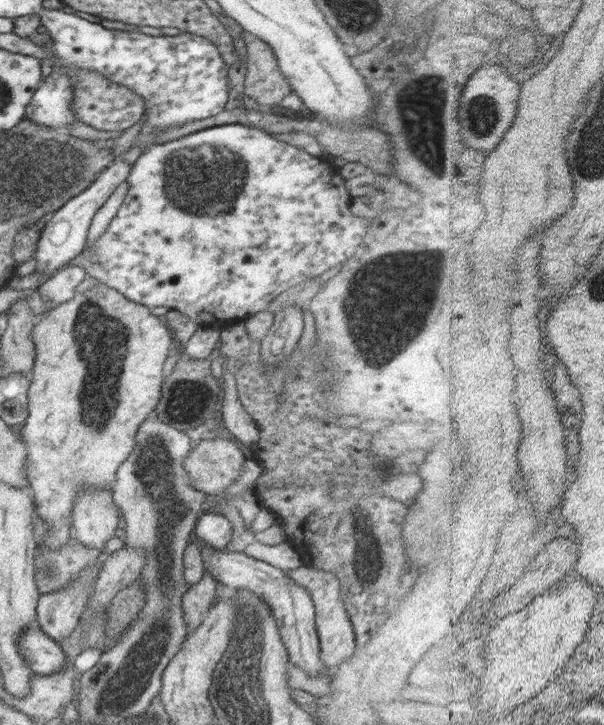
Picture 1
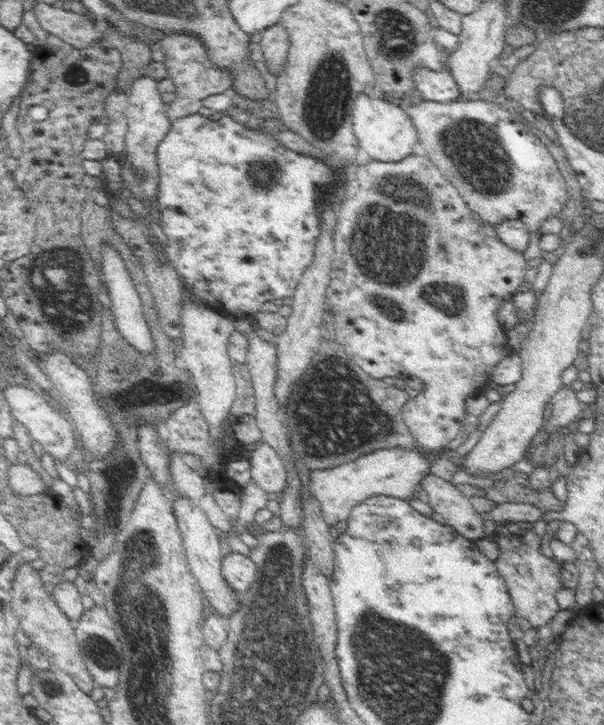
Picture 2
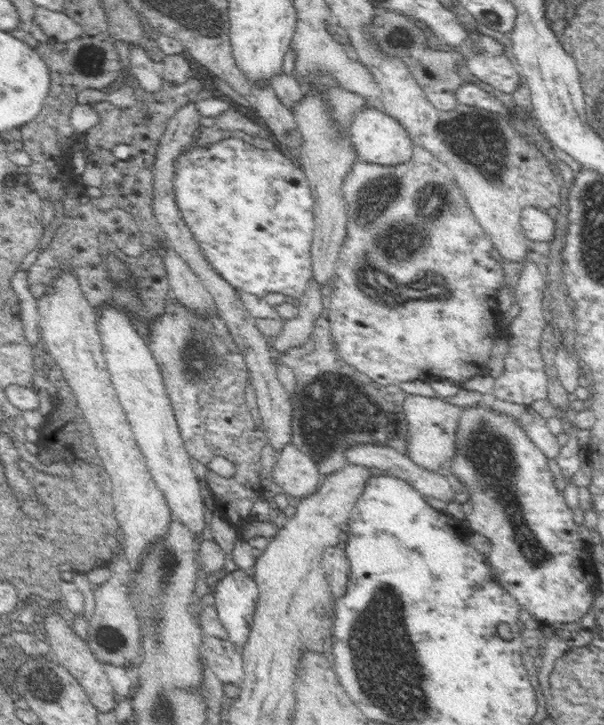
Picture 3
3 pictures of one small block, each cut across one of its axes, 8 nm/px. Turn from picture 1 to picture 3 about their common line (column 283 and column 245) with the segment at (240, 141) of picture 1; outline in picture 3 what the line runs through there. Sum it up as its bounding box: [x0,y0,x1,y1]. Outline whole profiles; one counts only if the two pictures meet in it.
[173,136,315,299]

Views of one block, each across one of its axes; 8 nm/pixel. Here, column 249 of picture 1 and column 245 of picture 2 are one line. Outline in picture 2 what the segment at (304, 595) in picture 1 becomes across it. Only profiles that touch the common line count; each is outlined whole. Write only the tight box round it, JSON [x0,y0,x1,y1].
[221,551,258,592]

